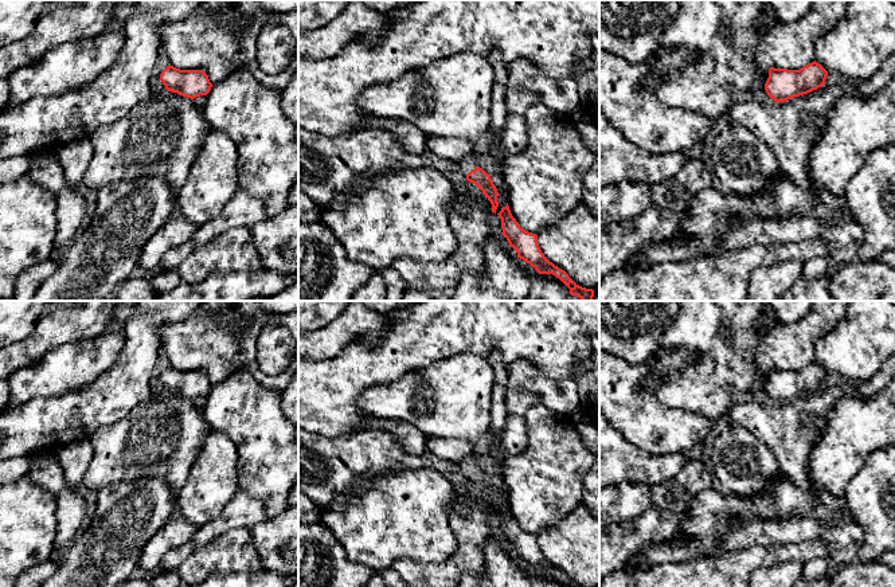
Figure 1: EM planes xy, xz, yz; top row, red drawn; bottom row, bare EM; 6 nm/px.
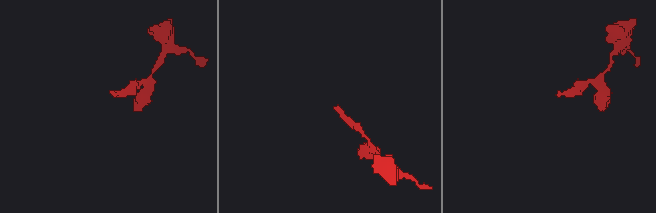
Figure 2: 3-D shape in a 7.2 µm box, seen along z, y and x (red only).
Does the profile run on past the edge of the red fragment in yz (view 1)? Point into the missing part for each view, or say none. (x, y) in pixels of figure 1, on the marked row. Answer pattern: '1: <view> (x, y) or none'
1: none

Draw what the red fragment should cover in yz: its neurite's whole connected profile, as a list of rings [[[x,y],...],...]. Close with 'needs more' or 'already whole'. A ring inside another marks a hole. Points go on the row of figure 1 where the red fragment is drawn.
[[[816,60],[800,70],[769,69],[765,90],[775,102],[808,94],[825,85],[828,71]]]; already whole

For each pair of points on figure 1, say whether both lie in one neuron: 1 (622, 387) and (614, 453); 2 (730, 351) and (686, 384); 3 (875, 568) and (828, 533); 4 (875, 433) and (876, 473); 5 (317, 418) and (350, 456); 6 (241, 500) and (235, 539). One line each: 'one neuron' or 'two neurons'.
1: two neurons
2: one neuron
3: two neurons
4: two neurons
5: two neurons
6: two neurons

